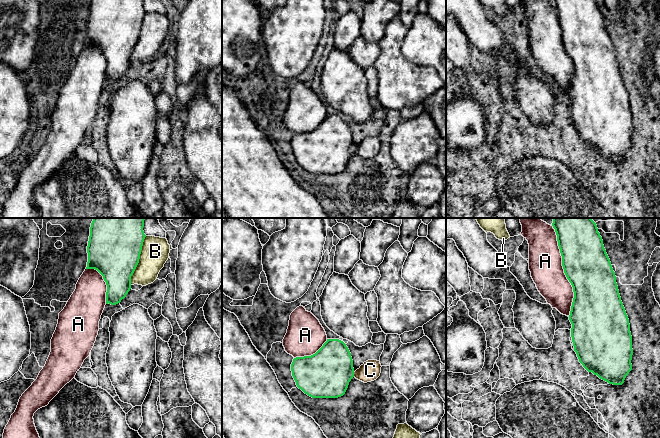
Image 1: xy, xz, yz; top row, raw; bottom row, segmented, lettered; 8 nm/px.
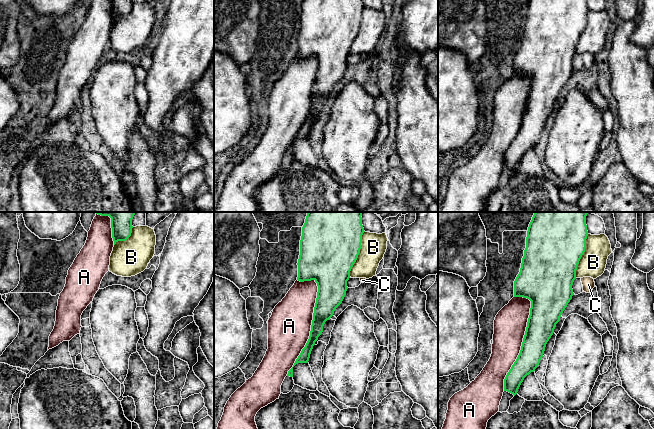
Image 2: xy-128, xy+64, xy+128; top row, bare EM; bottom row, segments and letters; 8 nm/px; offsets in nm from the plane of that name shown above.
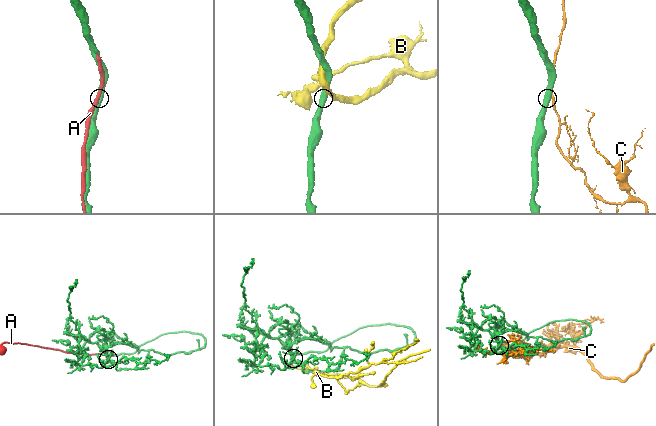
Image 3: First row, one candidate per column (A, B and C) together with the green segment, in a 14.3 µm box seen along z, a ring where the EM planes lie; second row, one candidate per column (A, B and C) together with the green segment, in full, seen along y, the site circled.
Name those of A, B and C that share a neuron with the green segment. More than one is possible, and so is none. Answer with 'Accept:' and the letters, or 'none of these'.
Accept: A

